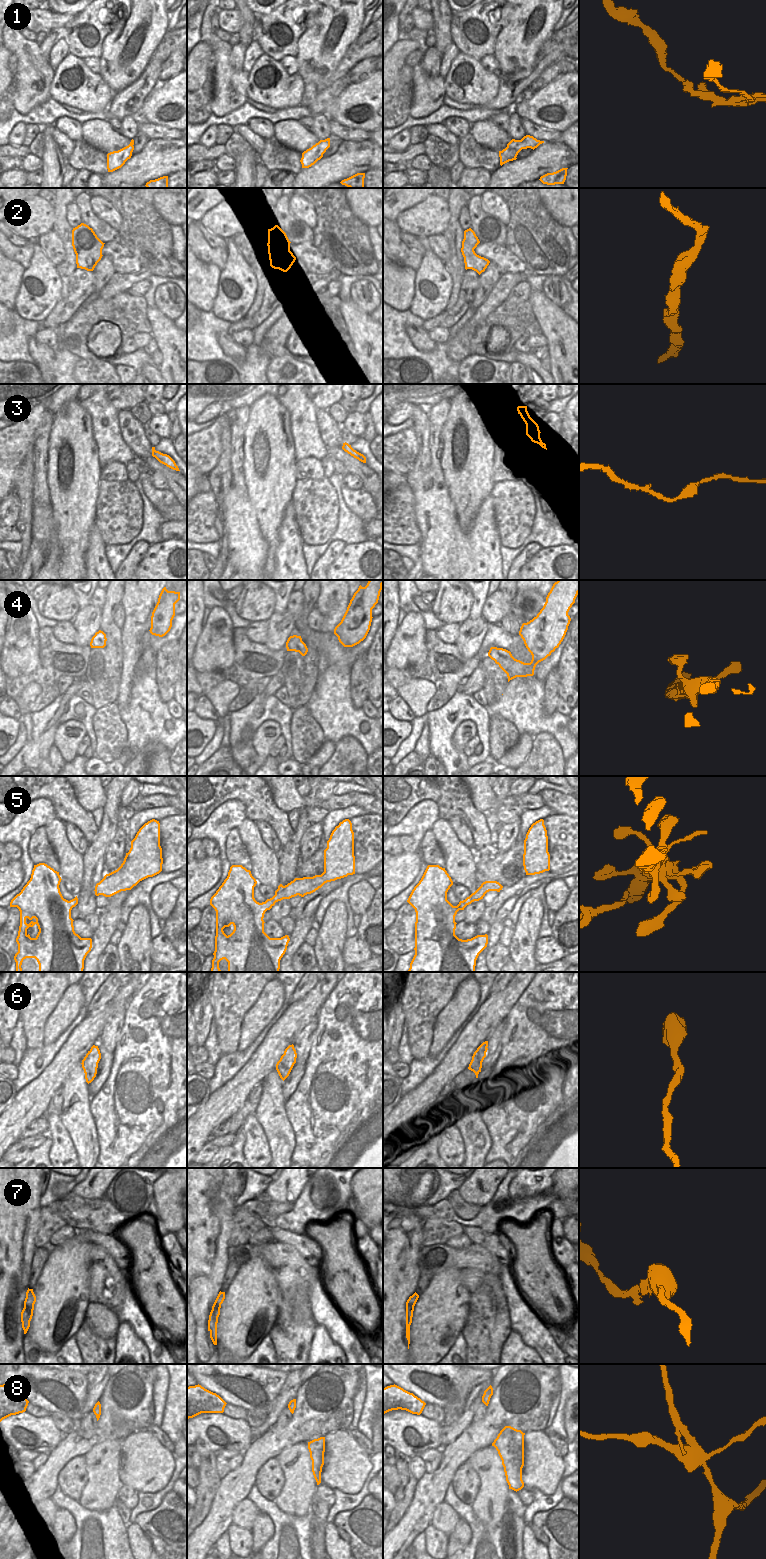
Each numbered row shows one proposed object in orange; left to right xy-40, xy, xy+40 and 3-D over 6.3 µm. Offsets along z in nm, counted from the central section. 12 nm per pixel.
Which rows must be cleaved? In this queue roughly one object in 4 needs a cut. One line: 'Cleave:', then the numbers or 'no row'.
Cleave: 1, 8.

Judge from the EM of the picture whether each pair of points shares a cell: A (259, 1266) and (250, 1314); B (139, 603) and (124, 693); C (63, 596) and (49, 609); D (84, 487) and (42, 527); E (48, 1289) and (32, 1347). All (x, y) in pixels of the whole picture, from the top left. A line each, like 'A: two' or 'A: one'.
A: one
B: one
C: one
D: two
E: two

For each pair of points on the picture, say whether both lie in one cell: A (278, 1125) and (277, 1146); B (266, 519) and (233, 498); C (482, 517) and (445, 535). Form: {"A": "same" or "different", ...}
{"A": "same", "B": "different", "C": "same"}

